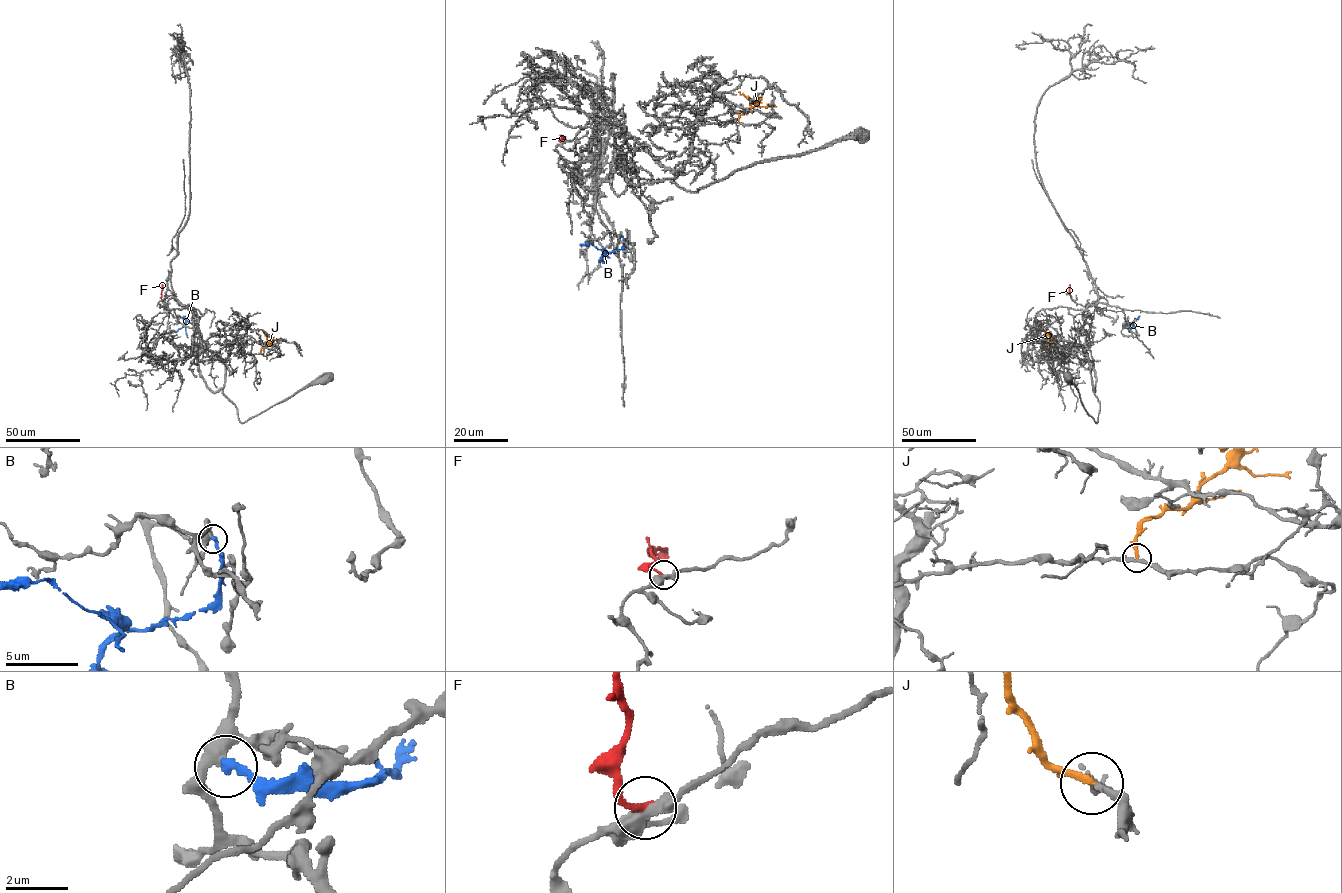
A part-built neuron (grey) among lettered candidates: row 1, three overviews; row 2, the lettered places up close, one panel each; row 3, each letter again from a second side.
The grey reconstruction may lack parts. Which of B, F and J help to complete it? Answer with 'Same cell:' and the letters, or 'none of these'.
Same cell: none of these

